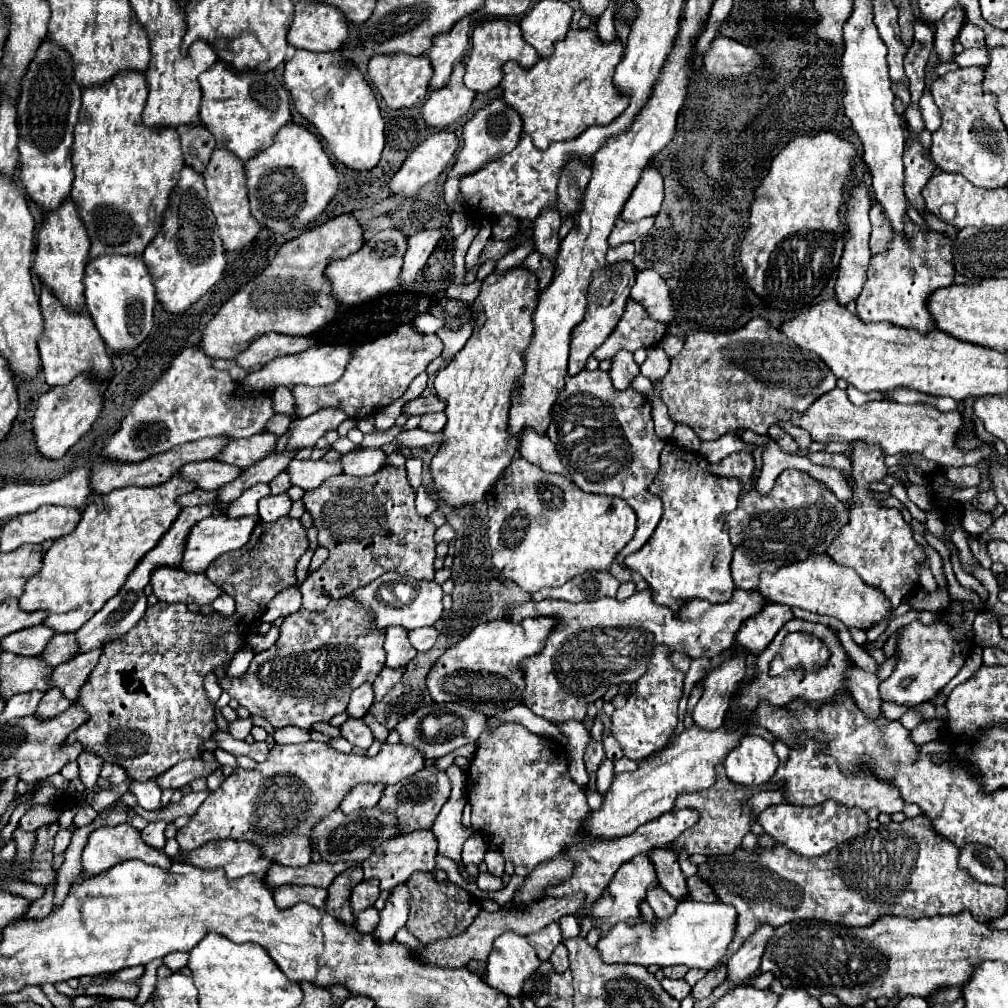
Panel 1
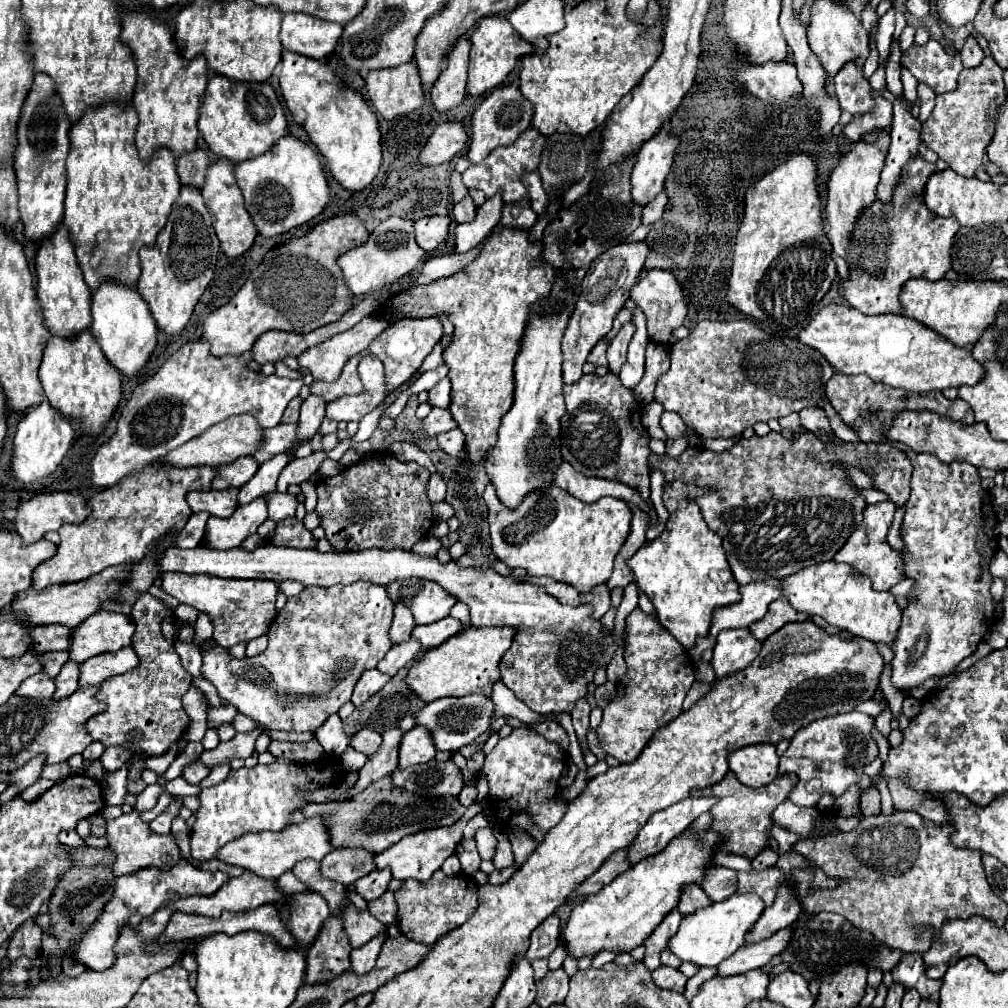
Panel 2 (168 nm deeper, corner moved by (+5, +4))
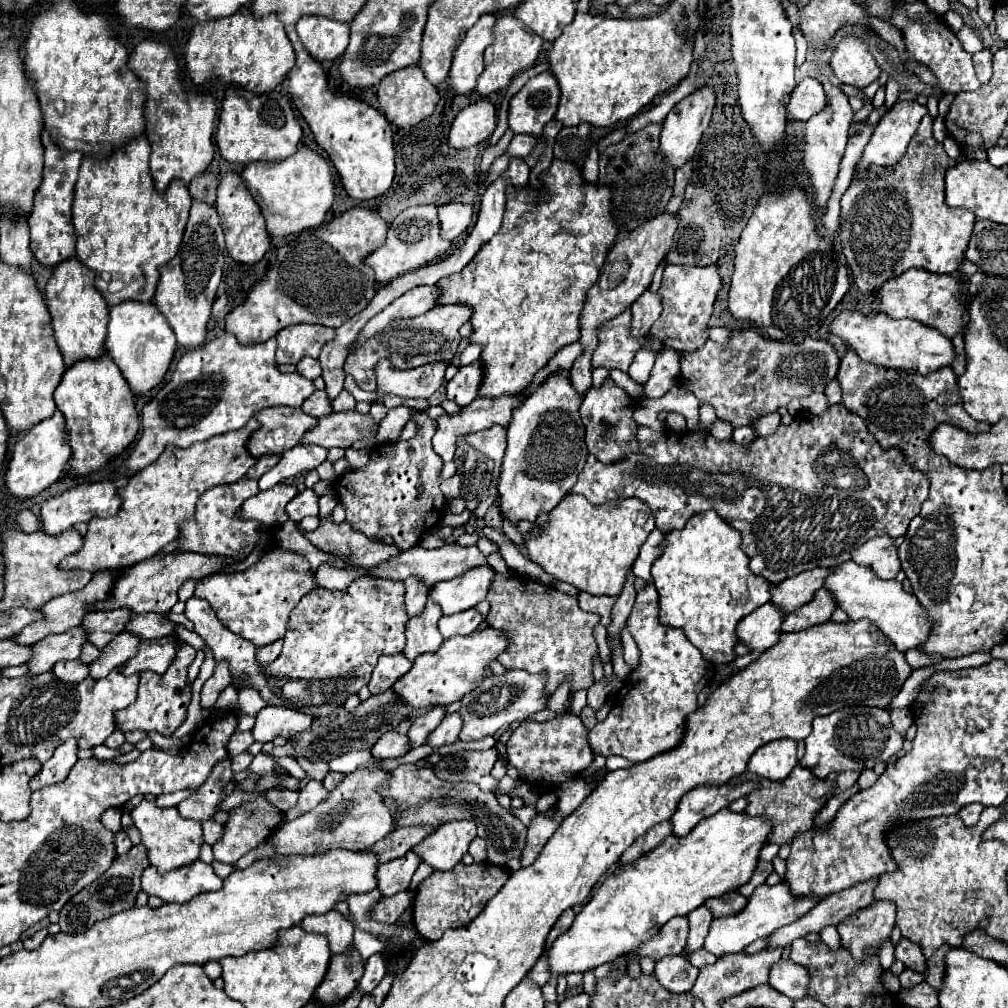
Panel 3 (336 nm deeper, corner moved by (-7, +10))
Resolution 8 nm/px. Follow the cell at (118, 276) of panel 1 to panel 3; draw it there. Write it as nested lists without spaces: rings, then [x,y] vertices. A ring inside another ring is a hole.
[[[124,301],[110,309],[106,351],[122,371],[122,377],[126,379],[130,389],[136,395],[144,395],[164,381],[164,375],[168,373],[176,351],[176,337],[154,303]]]

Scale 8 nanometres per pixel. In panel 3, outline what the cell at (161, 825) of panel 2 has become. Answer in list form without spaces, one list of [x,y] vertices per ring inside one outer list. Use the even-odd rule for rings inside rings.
[[[222,761],[220,765],[216,765],[216,769],[212,769],[208,781],[204,781],[204,785],[198,787],[198,793],[178,805],[180,815],[194,821],[212,819],[212,815],[216,813],[224,799],[224,787],[230,783],[230,779],[232,779],[230,761]]]

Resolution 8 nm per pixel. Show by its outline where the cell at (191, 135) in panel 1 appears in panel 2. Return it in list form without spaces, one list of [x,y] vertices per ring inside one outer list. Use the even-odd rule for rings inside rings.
[[[196,147],[192,153],[184,153],[178,159],[178,175],[182,185],[202,187],[208,165],[210,165],[210,157],[202,147]]]

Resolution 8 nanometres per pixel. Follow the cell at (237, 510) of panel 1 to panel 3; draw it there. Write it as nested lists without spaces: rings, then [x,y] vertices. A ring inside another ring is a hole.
[[[296,445],[280,457],[280,463],[276,467],[272,467],[268,473],[264,473],[264,477],[258,481],[258,485],[264,491],[264,489],[274,487],[282,479],[292,479],[304,471],[312,471],[320,463],[326,461],[326,455],[328,455],[328,449],[324,449],[324,447]]]

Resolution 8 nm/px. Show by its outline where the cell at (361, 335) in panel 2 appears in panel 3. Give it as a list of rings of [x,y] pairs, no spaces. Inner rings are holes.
[[[420,285],[420,287],[410,289],[408,293],[404,293],[396,301],[392,301],[392,305],[388,305],[380,315],[376,315],[368,321],[368,325],[360,333],[360,341],[356,341],[354,347],[358,347],[368,337],[374,337],[376,333],[380,333],[394,319],[416,317],[416,315],[430,311],[436,305],[438,297],[440,297],[438,285]]]

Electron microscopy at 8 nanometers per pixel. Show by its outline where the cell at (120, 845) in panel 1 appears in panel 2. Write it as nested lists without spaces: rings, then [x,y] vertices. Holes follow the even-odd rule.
[[[134,809],[128,815],[120,815],[118,819],[112,819],[106,823],[106,839],[108,839],[108,849],[116,855],[114,861],[114,875],[126,875],[126,873],[134,873],[138,869],[146,869],[146,867],[160,867],[160,869],[168,869],[174,867],[176,861],[180,861],[180,851],[174,843],[172,835],[156,835],[150,831],[150,827],[138,817],[138,811]]]

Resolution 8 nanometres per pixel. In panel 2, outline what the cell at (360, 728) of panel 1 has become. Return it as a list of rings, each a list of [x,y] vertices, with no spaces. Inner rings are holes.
[[[368,727],[360,729],[360,731],[358,731],[356,735],[352,735],[352,739],[350,739],[350,745],[352,745],[354,749],[366,753],[368,757],[372,755],[372,751],[376,751],[378,743],[380,743],[380,733],[376,733],[376,731],[368,729]]]

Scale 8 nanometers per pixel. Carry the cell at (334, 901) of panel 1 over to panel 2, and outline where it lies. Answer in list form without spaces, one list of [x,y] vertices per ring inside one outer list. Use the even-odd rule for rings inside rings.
[[[330,913],[316,941],[306,949],[306,983],[322,983],[350,969],[350,941],[340,913]]]

